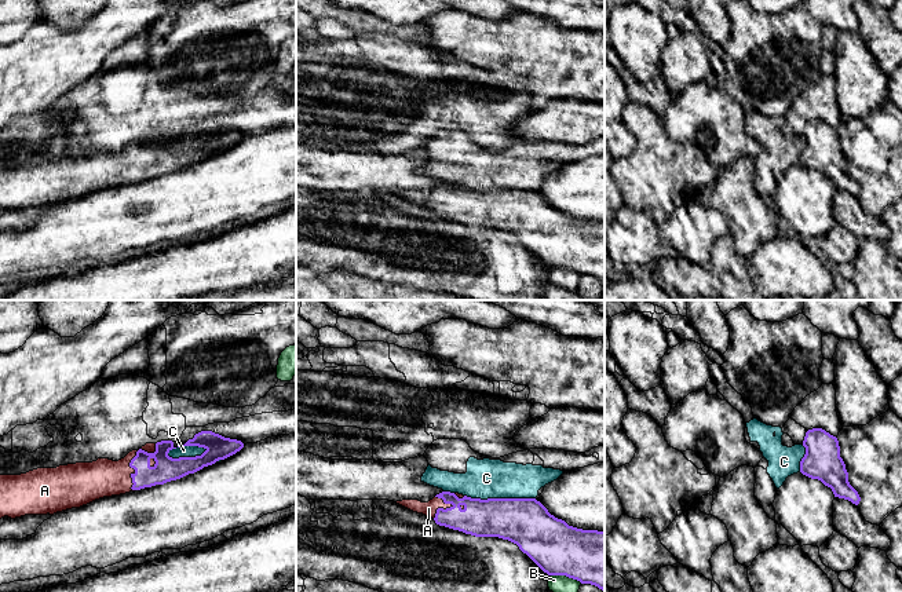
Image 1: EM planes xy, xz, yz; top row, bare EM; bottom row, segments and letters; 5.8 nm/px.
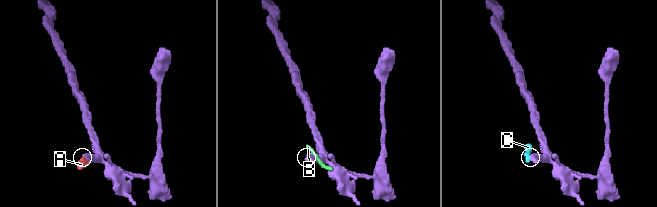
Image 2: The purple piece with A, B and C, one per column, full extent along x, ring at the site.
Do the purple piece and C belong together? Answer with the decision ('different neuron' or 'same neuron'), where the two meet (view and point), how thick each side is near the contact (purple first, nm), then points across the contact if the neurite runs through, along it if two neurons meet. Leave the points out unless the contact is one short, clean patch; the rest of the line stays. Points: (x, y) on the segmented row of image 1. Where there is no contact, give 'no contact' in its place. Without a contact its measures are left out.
different neuron; contact xy (186, 457); calibres 140 and 60 nm

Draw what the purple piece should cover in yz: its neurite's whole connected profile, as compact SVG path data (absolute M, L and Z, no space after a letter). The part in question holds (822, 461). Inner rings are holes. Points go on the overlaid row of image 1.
M812 428L806 432L803 446L806 454L800 461L800 472L830 487L835 497L858 505L861 497L848 482L837 438L822 428Z

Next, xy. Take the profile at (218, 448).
M201 431L182 446L198 446L204 447L205 452L196 457L172 458L168 453L176 449L174 442L161 441L157 443L146 443L138 450L129 452L118 461L98 458L92 463L37 468L21 475L0 475L0 519L4 516L15 519L25 515L54 515L66 509L80 508L103 497L120 496L145 487L164 485L235 454L244 447L244 443L212 431Z

